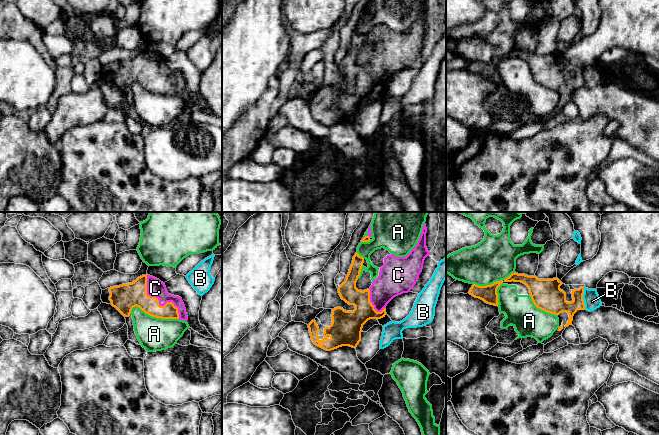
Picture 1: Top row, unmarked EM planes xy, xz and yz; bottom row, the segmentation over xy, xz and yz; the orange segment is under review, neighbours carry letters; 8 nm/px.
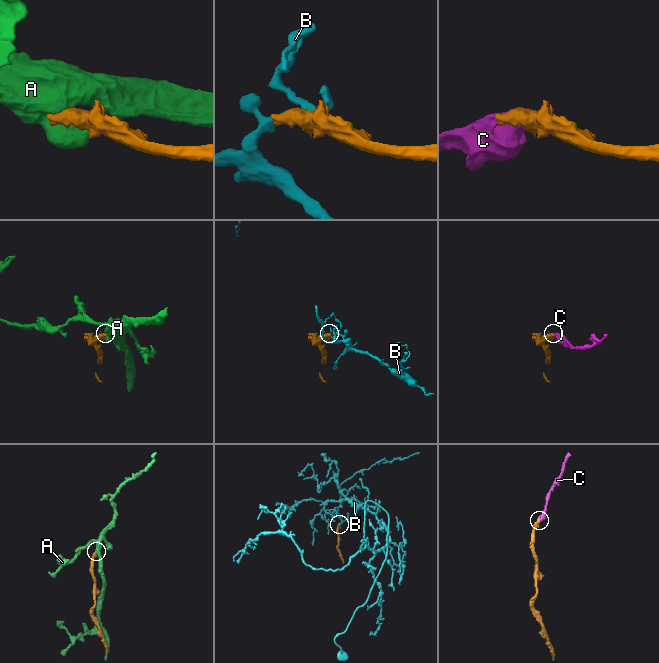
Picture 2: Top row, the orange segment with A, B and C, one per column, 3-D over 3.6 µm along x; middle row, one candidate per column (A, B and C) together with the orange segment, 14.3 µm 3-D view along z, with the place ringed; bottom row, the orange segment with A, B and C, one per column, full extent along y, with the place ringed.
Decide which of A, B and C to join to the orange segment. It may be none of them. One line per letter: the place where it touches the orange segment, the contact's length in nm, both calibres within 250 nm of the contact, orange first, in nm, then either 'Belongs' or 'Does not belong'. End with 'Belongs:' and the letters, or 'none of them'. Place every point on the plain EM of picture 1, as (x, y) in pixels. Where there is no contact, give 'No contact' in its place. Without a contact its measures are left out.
A: Touches orange at xy (154, 92). Shared border 400 nm. Thickness 190 nm (orange) against 280 nm. Does not belong
B: Touches orange at yz (582, 74). Shared border 180 nm. Thickness 220 nm (orange) against 140 nm. Does not belong
C: Touches orange at xy (158, 77). Shared border 440 nm. Thickness 190 nm (orange) against 140 nm. Belongs
Belongs: C

